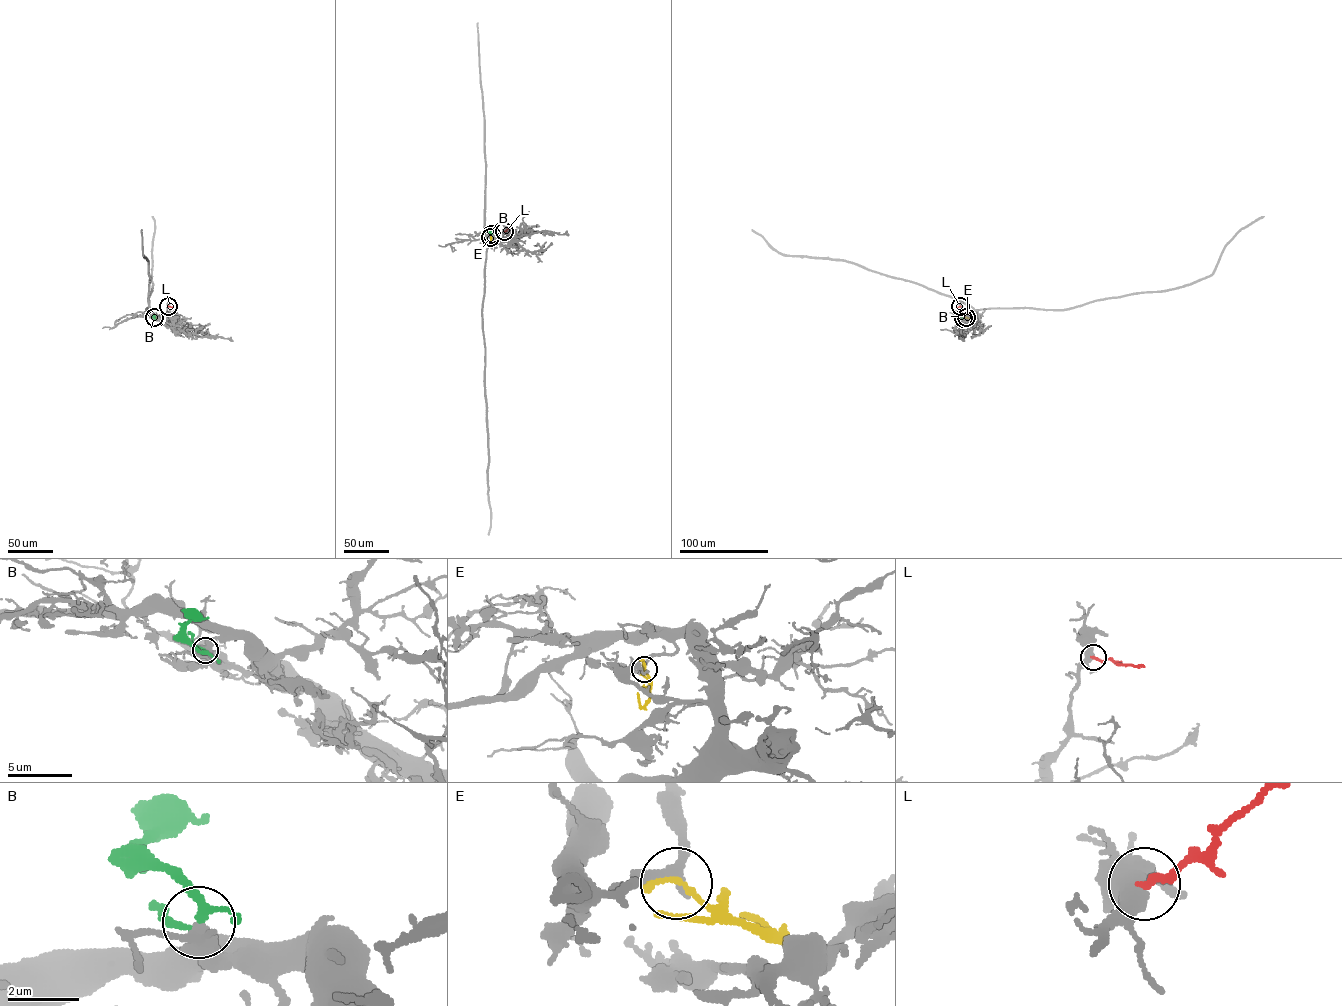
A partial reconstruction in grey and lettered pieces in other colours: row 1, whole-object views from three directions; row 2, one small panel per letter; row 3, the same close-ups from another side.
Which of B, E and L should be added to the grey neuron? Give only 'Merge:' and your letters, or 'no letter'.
Merge: B

